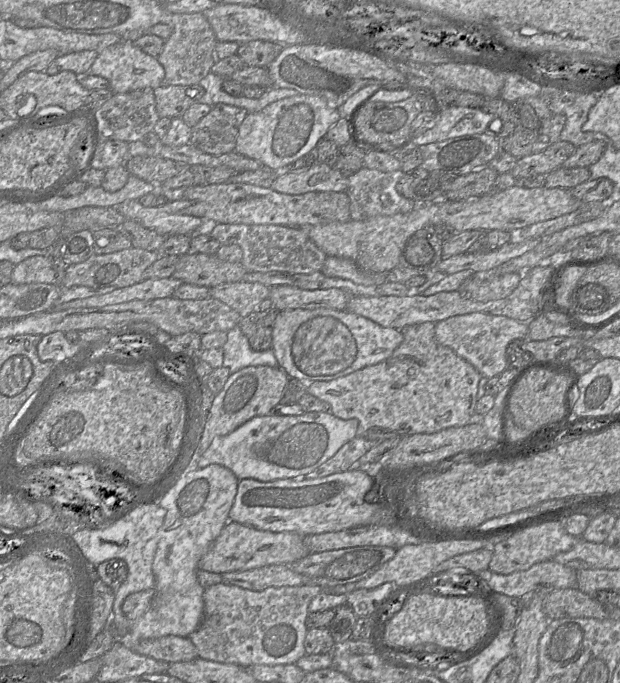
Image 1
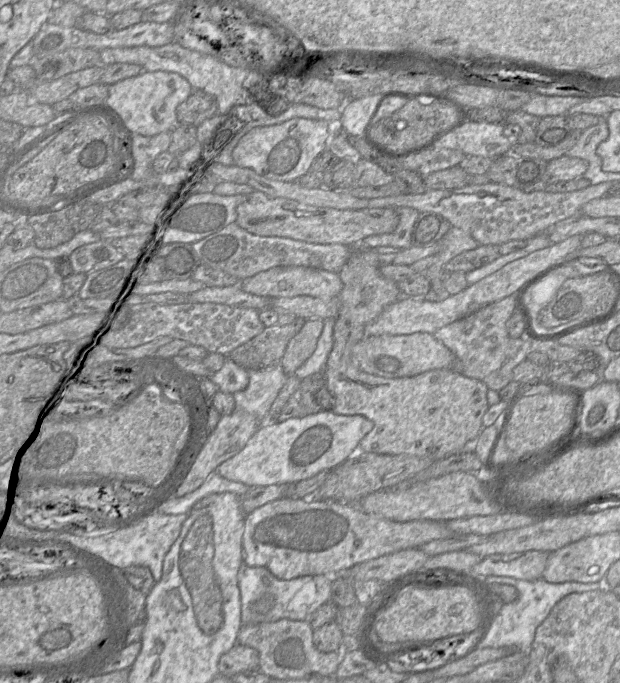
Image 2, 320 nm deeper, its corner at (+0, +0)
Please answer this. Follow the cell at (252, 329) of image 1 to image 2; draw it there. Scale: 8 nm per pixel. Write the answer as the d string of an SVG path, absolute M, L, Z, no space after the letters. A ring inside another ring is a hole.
M296 318L285 326L265 327L260 334L231 351L229 358L246 370L275 366L280 363L289 341L301 330L305 321Z

